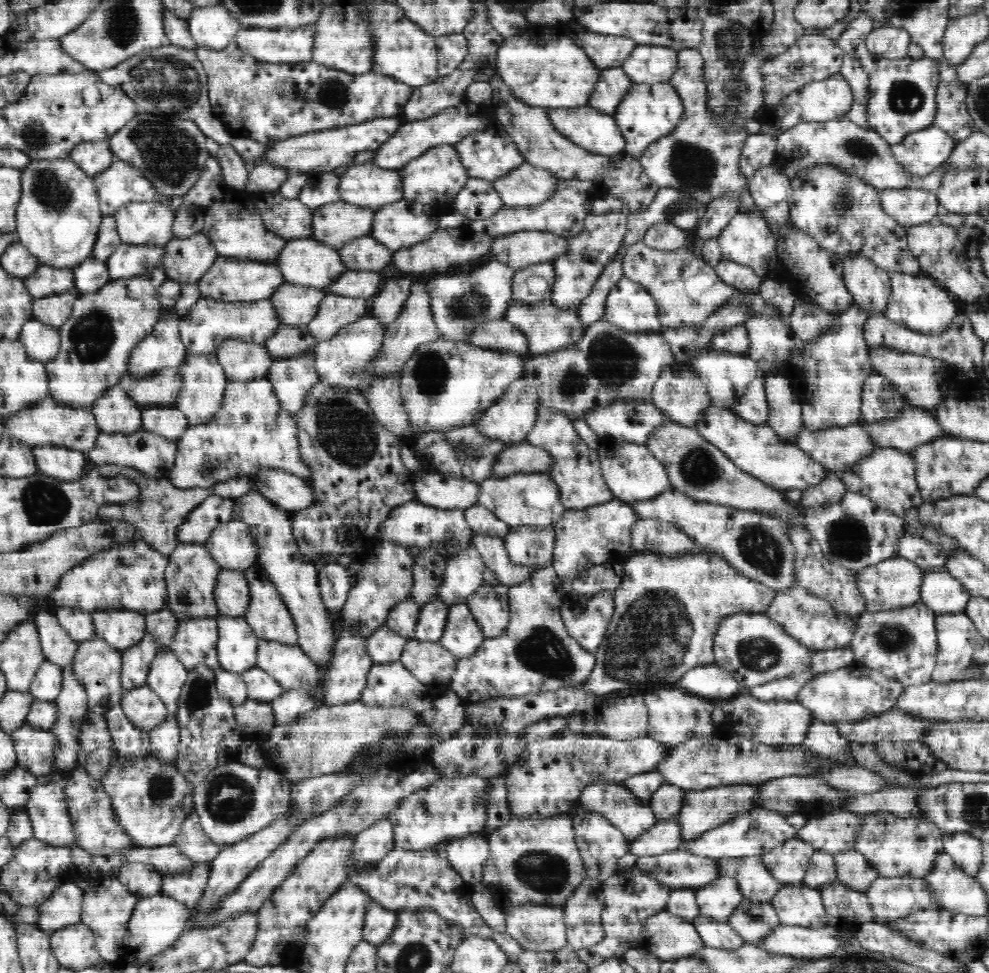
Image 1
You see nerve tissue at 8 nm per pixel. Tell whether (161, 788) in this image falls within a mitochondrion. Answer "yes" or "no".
yes

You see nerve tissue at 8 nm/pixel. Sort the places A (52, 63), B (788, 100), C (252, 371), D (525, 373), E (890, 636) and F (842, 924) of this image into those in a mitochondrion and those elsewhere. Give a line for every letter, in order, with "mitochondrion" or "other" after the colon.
A: other
B: other
C: other
D: other
E: mitochondrion
F: other

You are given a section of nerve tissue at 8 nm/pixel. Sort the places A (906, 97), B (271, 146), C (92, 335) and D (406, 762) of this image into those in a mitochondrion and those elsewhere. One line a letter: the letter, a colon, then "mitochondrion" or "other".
A: mitochondrion
B: other
C: mitochondrion
D: other

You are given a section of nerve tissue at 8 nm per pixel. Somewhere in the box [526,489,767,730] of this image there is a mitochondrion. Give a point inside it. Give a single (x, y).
(655, 634)

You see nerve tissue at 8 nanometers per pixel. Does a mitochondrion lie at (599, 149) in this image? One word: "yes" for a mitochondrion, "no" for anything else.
no

